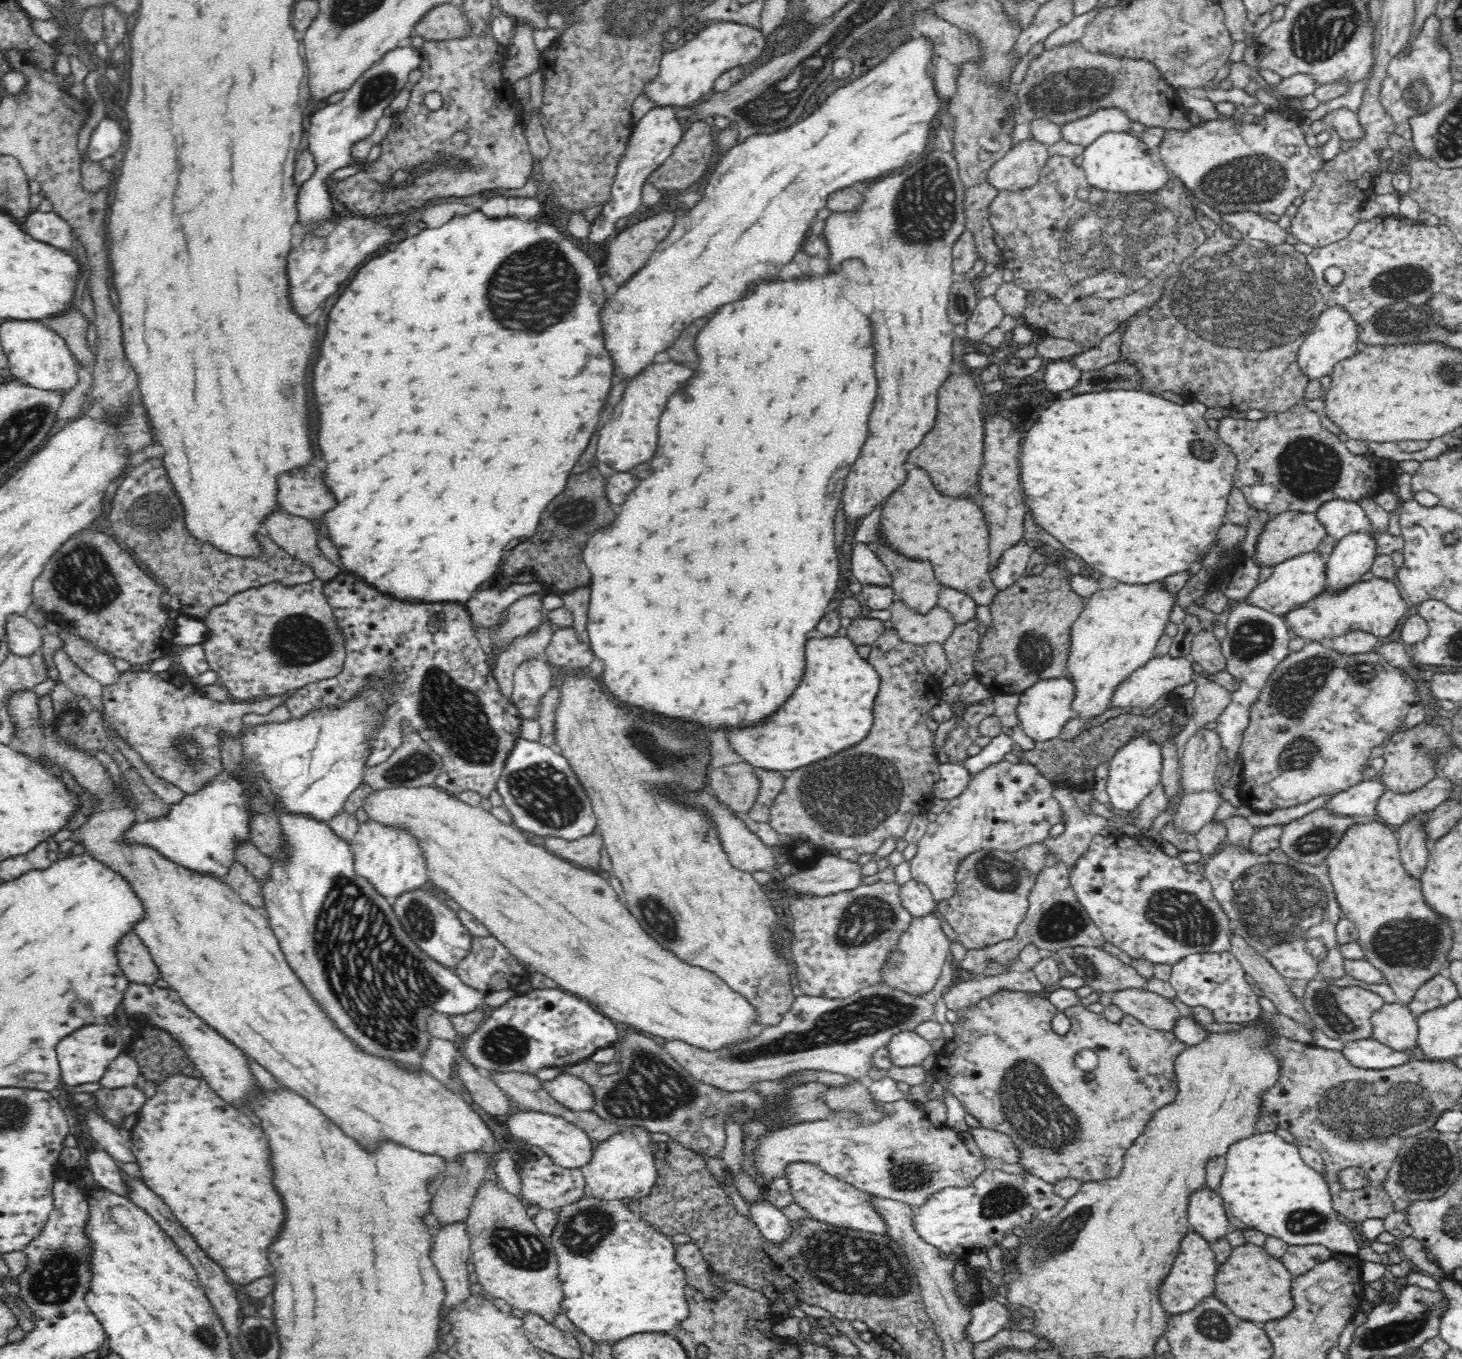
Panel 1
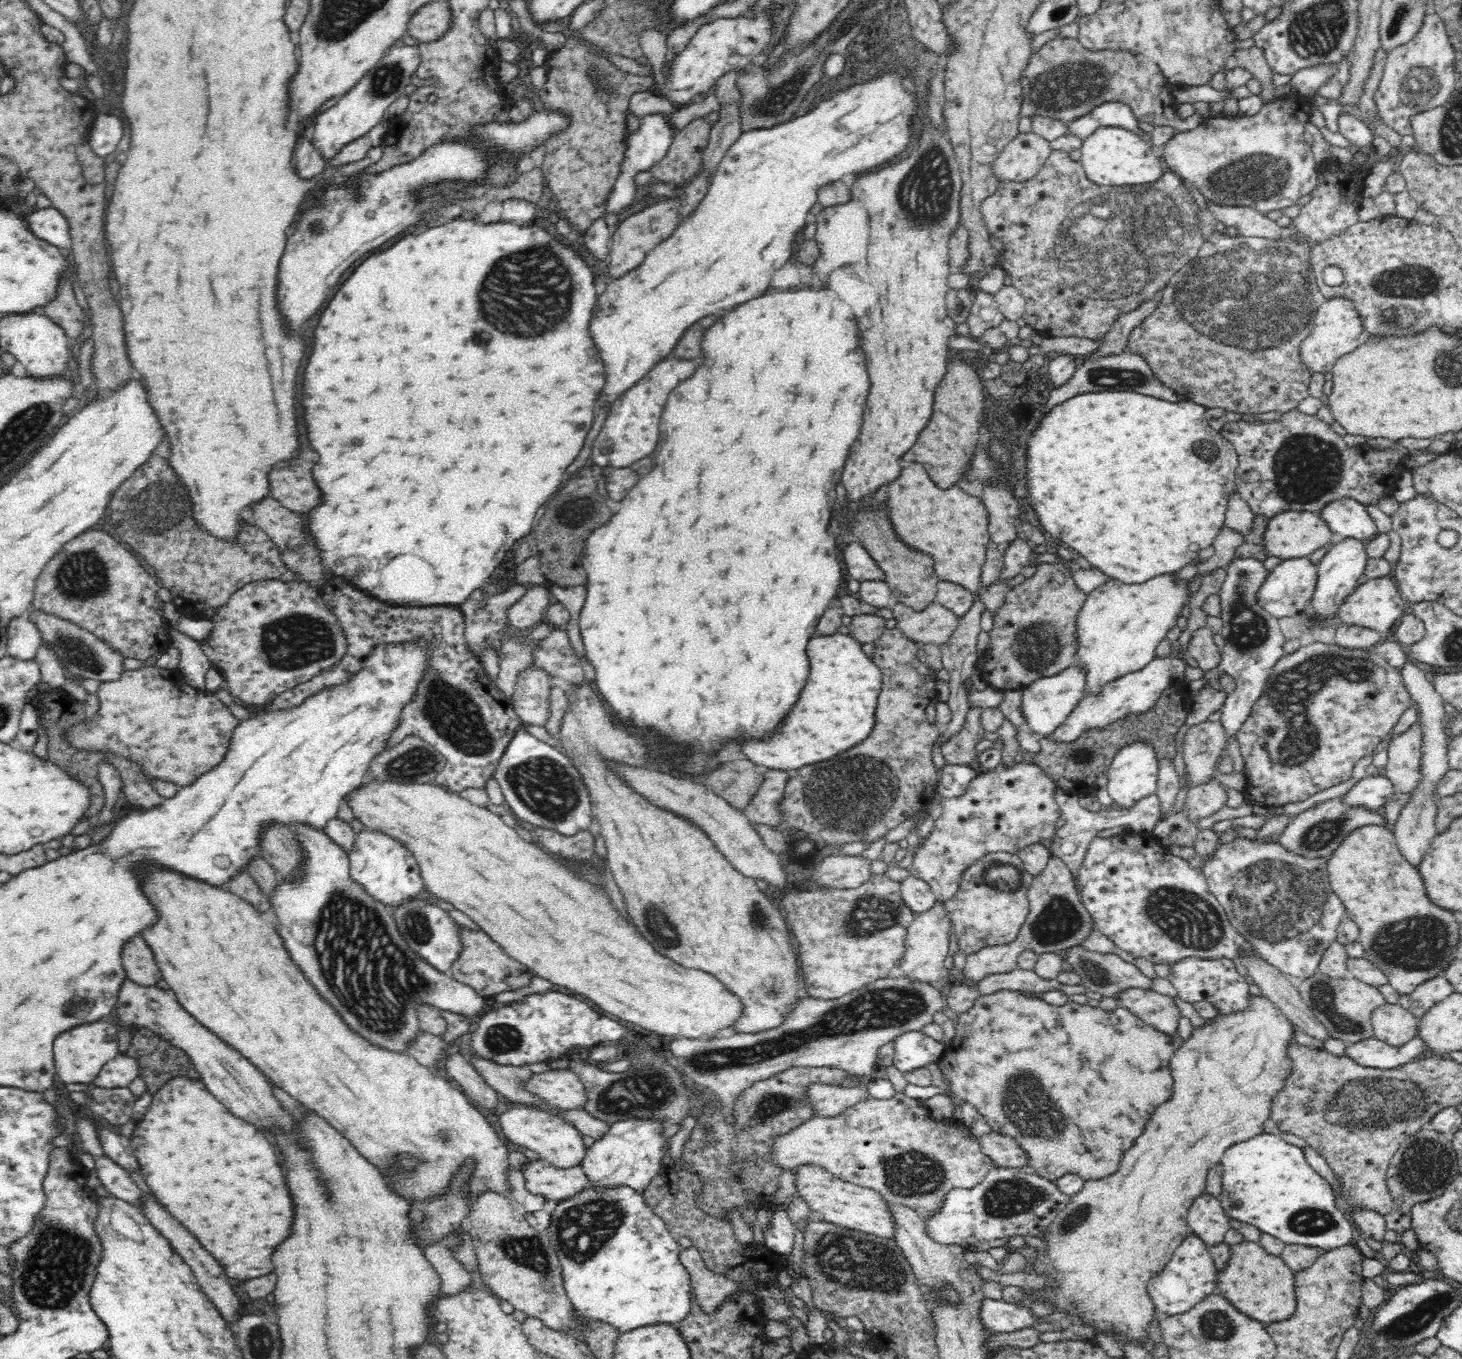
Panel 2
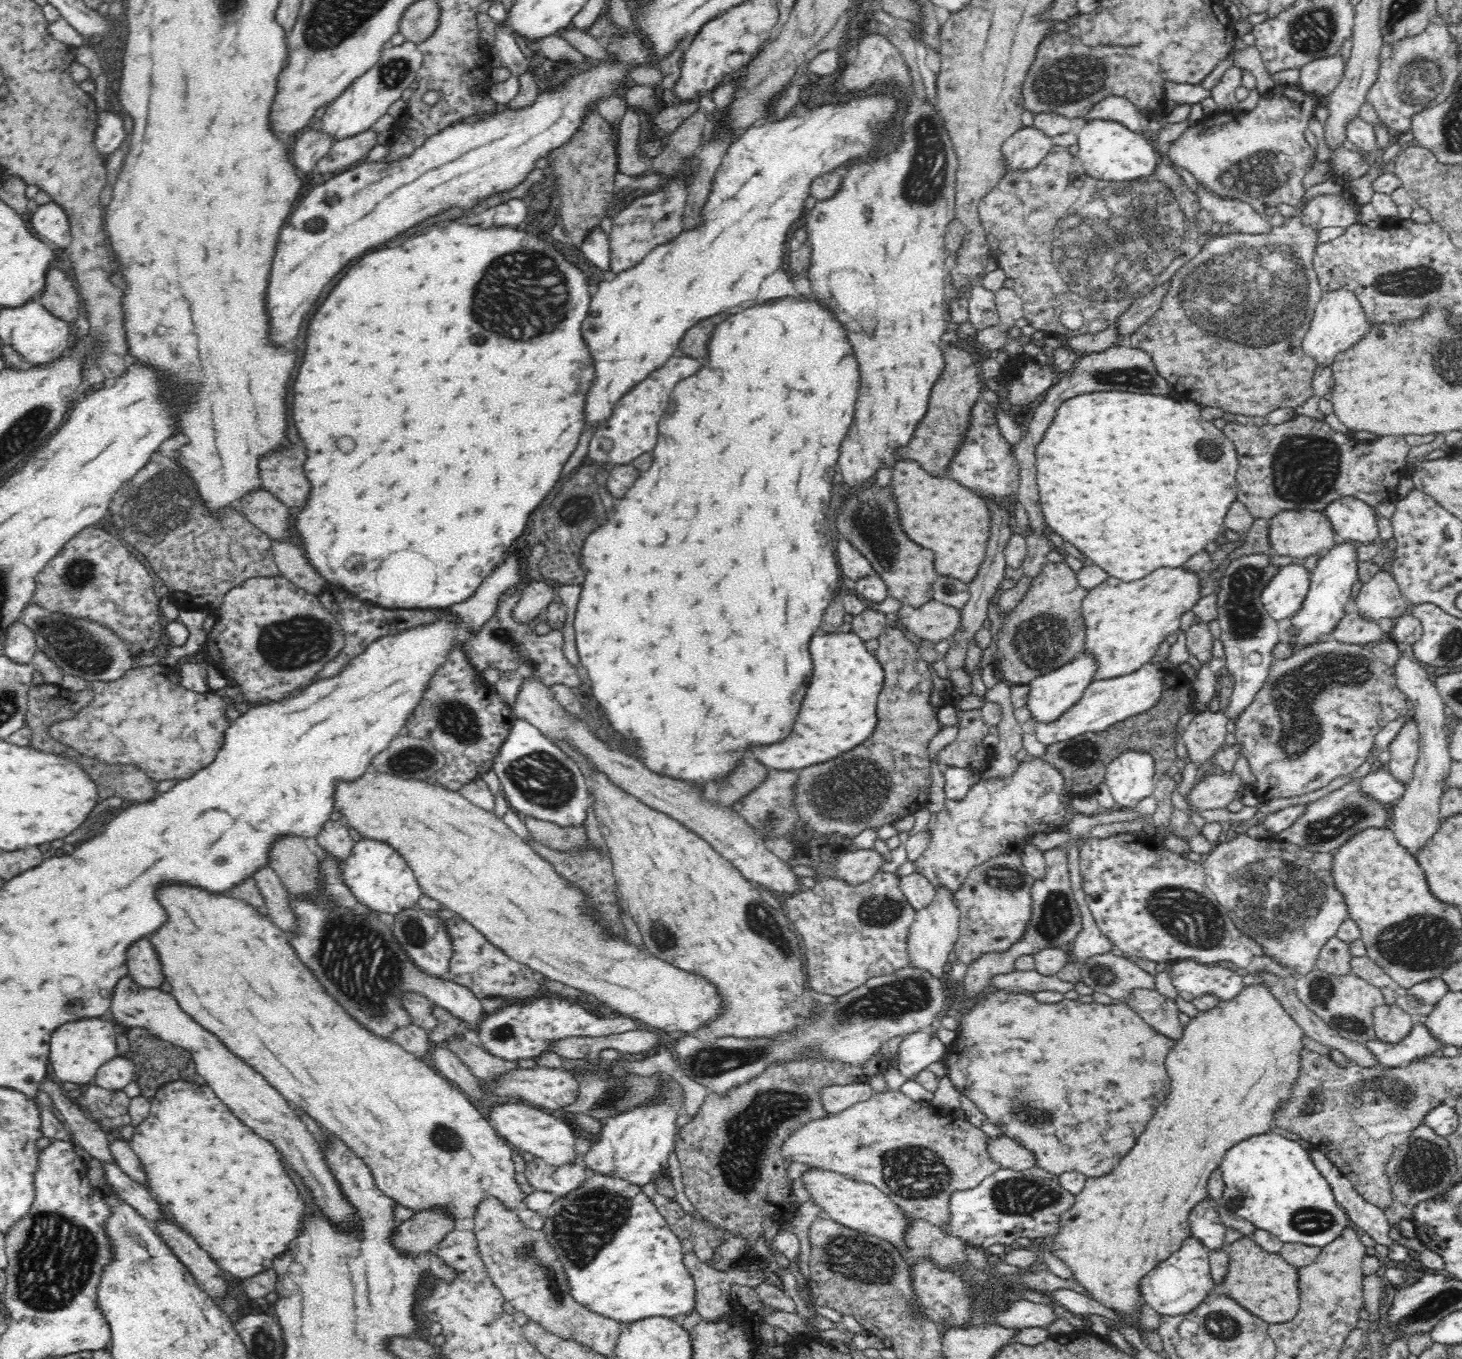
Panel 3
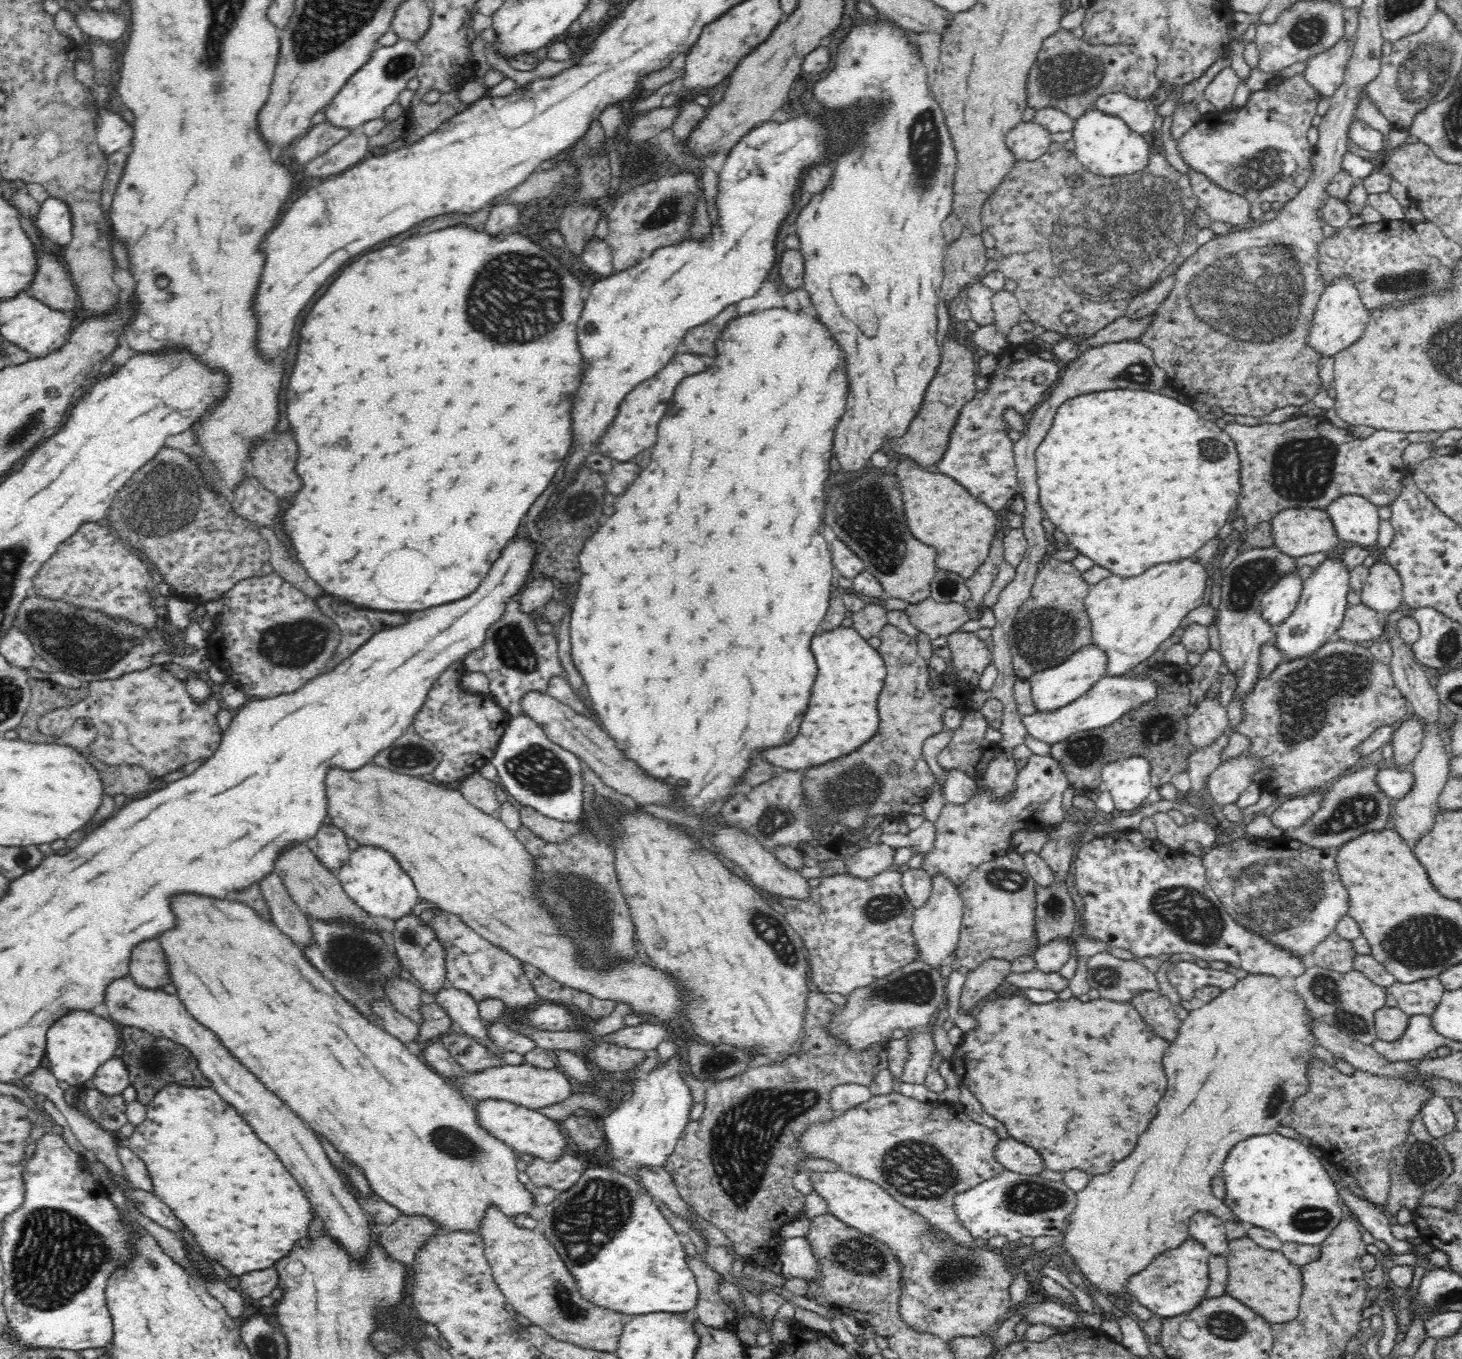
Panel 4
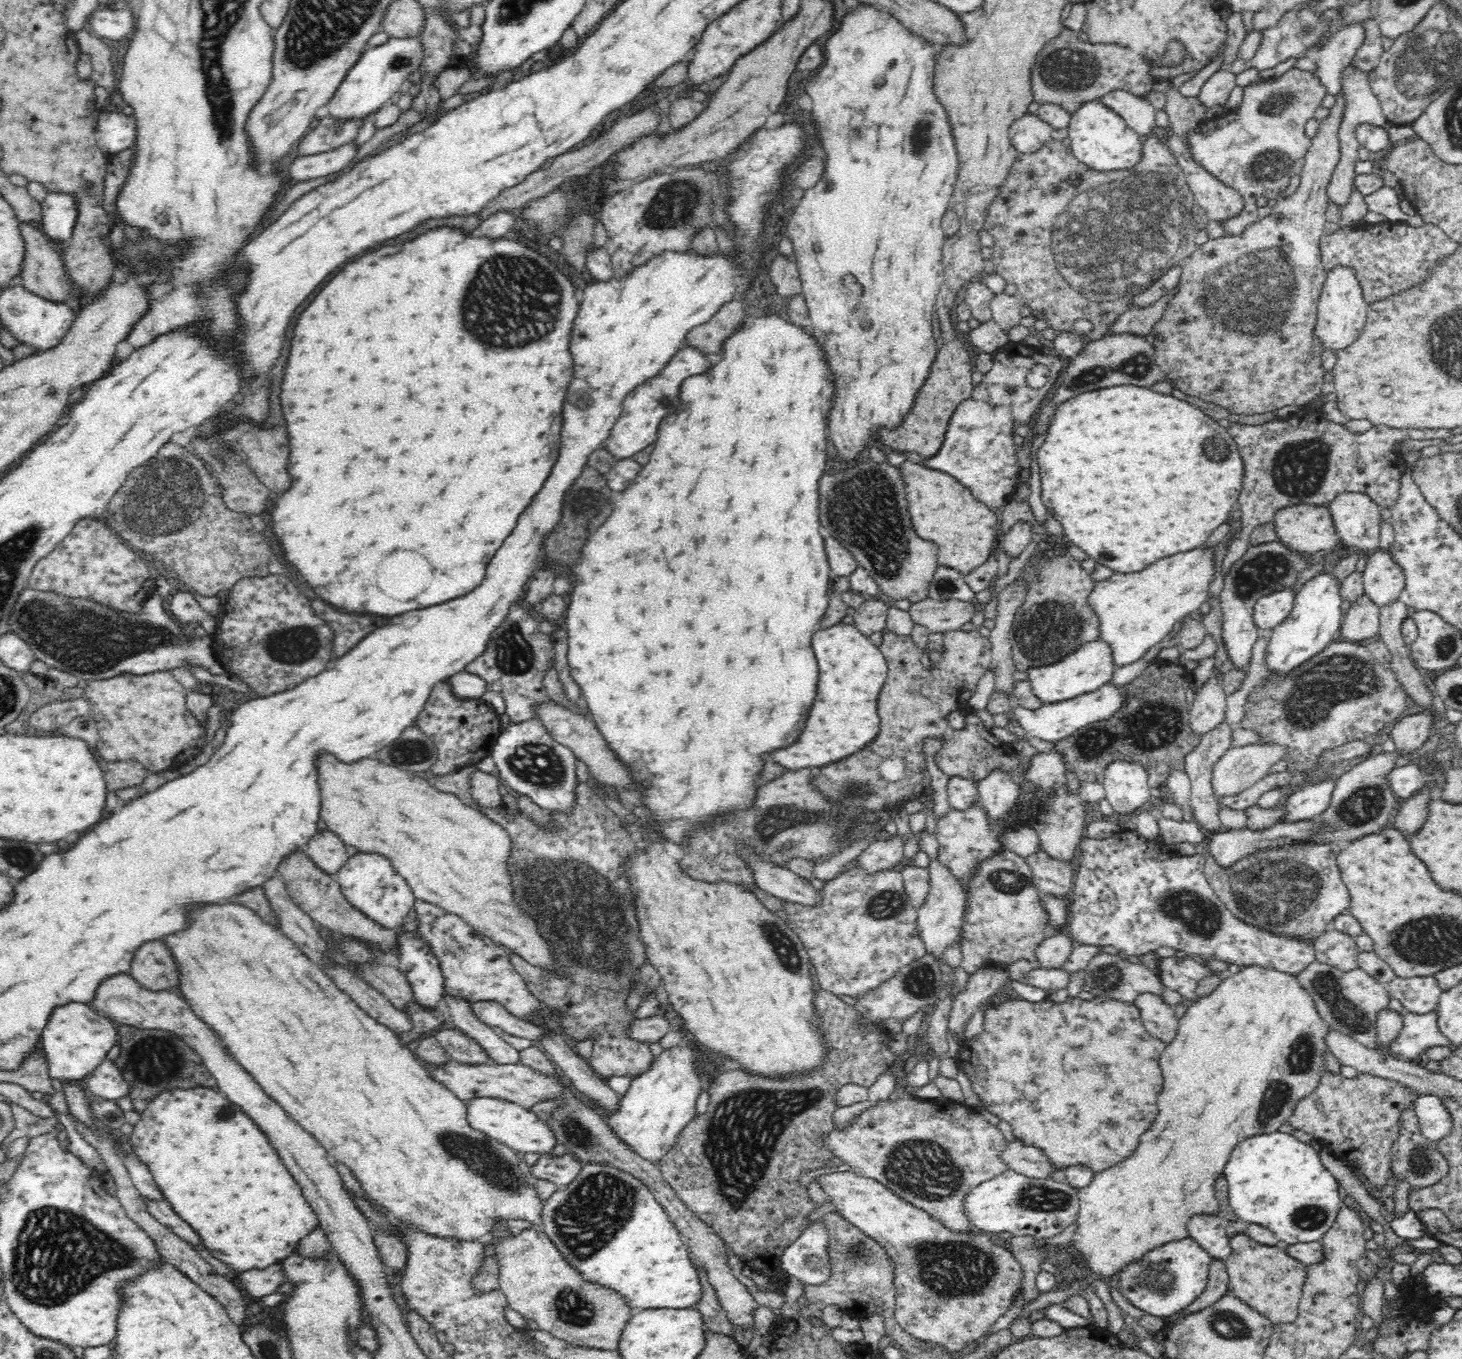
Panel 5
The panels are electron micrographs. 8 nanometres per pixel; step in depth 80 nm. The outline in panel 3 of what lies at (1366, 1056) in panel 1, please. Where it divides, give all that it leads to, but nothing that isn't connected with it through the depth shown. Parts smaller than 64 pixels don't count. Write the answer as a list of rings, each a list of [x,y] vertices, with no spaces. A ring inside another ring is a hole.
[[[1415,1018],[1410,1034],[1398,1043],[1375,1039],[1364,1044],[1381,1064],[1392,1067],[1403,1067],[1425,1057],[1439,1054],[1443,1043],[1429,1032],[1423,1018]]]

